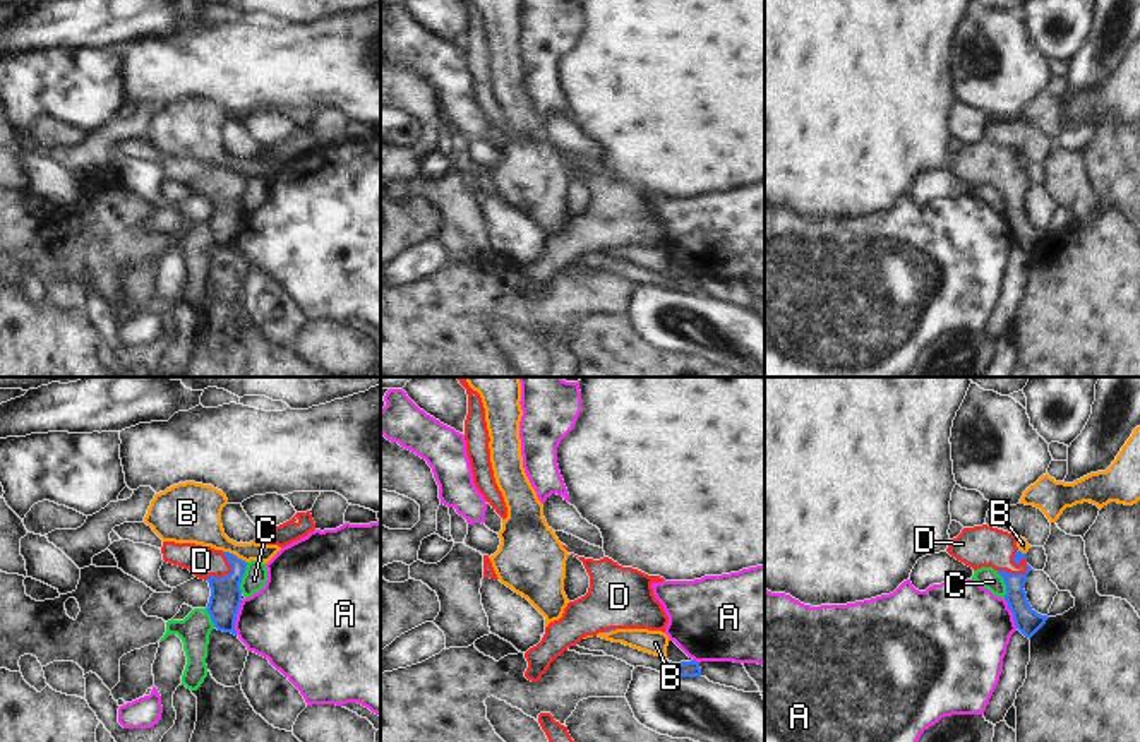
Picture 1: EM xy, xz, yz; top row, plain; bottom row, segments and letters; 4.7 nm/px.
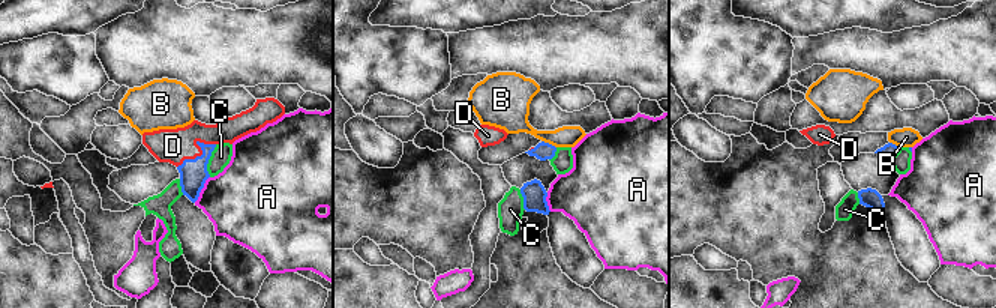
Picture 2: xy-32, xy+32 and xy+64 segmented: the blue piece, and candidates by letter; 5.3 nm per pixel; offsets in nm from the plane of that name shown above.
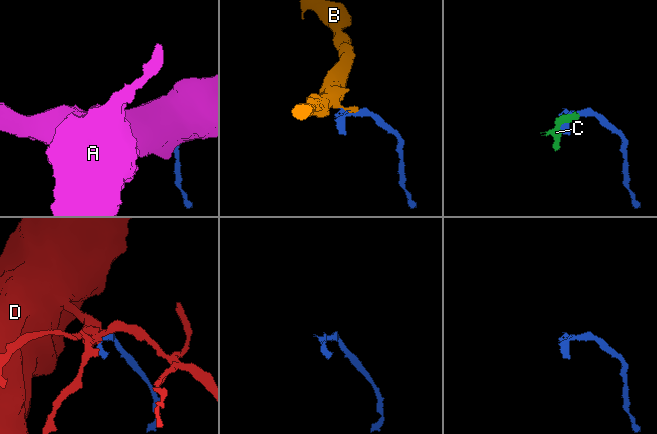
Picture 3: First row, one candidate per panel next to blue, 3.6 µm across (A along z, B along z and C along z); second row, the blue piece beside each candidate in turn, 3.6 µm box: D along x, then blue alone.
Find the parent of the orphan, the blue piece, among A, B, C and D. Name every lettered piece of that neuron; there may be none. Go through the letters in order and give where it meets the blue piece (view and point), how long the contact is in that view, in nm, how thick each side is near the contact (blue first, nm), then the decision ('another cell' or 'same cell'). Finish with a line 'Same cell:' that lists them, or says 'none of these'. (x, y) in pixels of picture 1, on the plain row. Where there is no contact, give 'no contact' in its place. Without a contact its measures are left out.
A: xy (235, 233) | 170 nm | 150/400 nm | another cell
B: xy (235, 172) | 130 nm | 150/220 nm | another cell
C: xy (242, 192) | 150 nm | 150/110 nm | another cell
D: xy (227, 191) | 160 nm | 150/140 nm | same cell
Same cell: D

